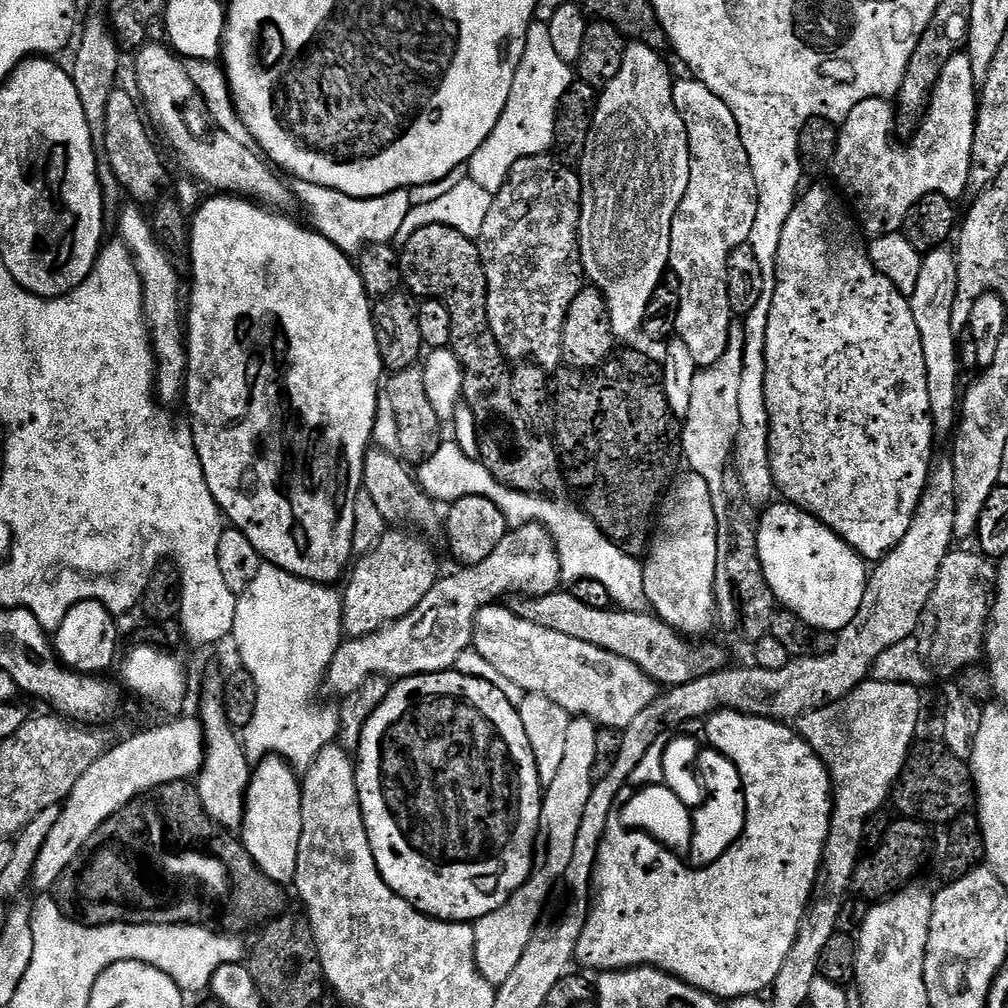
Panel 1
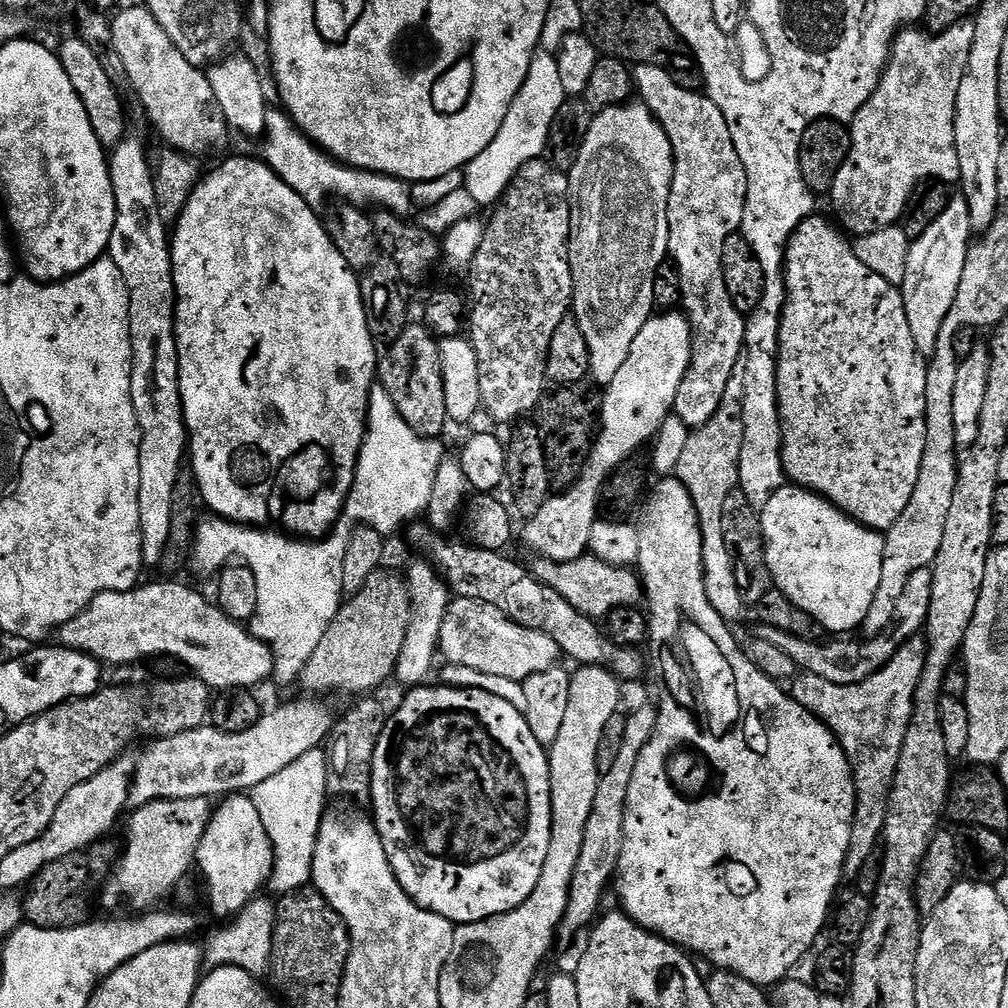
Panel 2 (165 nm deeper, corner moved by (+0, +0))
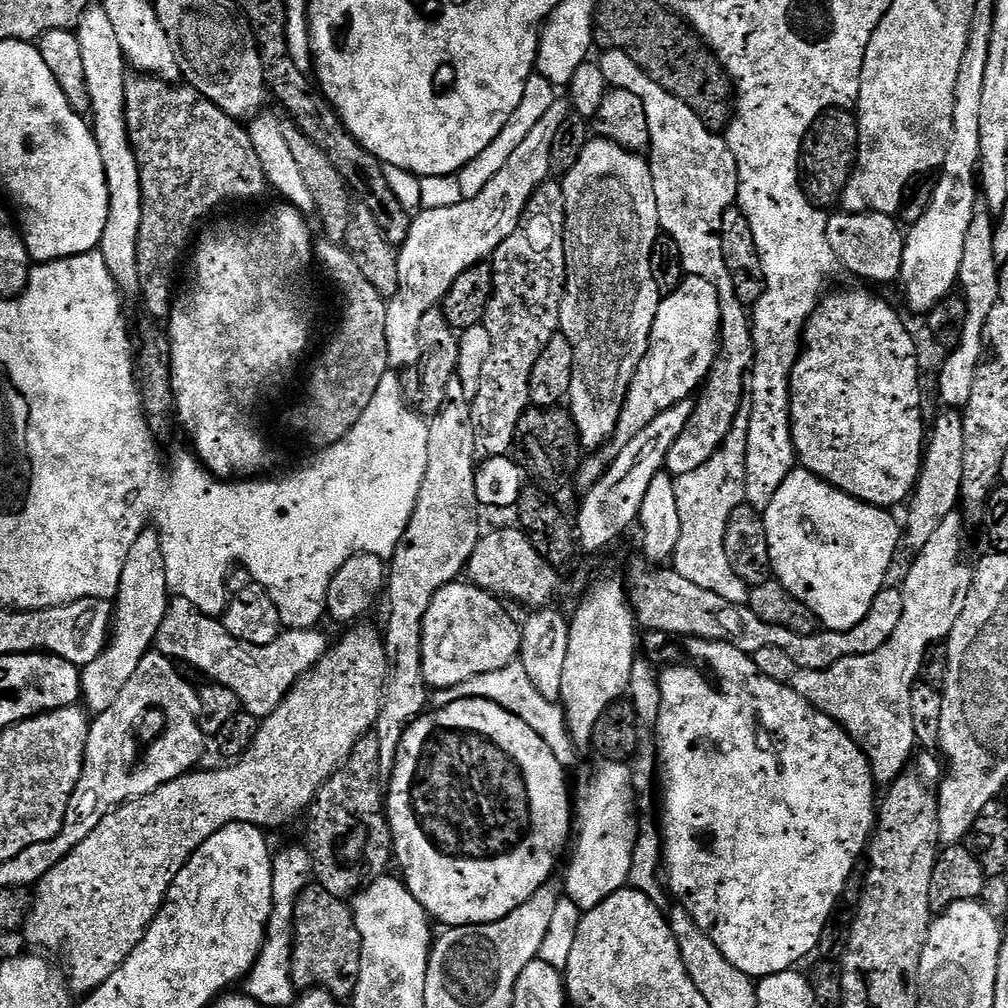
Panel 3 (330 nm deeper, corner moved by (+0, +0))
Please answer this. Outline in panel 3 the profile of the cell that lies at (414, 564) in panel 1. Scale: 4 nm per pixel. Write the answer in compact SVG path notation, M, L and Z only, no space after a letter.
M360 622L349 627L345 631L348 633L337 644L335 641L334 646L329 647L327 654L294 685L283 702L269 716L263 717L256 740L245 756L224 766L228 768L216 768L213 772L200 772L201 770L185 772L184 775L158 786L158 790L145 796L139 796L136 800L130 800L127 804L121 804L110 814L106 814L106 818L102 818L102 822L98 822L98 826L94 826L90 838L78 842L78 846L74 846L74 850L70 850L70 854L66 854L66 858L62 858L62 862L58 862L58 866L54 866L54 870L50 870L50 874L43 876L40 883L35 885L32 907L26 917L22 936L25 936L36 947L33 949L49 948L50 951L57 952L69 964L66 972L70 977L71 987L77 993L80 991L80 994L87 994L93 992L98 986L102 986L102 982L106 982L106 978L110 978L118 970L118 966L122 966L122 962L126 962L134 954L134 950L144 941L146 930L154 922L156 915L160 913L160 908L164 904L164 899L174 878L178 878L178 874L184 869L186 862L198 850L198 846L202 846L202 842L206 842L206 838L218 834L218 830L222 830L228 824L252 824L255 828L271 830L271 828L280 828L283 824L290 823L295 816L302 815L301 817L303 817L306 810L311 809L324 783L339 768L348 763L356 743L375 729L382 710L384 690L388 683L388 645L385 633L381 629L379 632L374 625L368 623Z

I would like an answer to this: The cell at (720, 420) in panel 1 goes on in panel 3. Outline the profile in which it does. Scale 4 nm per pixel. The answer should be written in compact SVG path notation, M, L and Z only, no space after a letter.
M741 414L736 417L734 426L723 447L698 468L692 470L690 474L675 477L676 493L678 494L678 518L682 518L682 538L676 547L674 557L674 570L682 574L682 578L690 578L694 586L702 586L702 590L710 590L713 594L719 594L721 598L735 604L747 604L749 585L734 574L734 566L730 566L730 558L726 554L726 530L730 522L730 514L739 504L745 503L746 494L746 446L748 445L748 421L747 415Z

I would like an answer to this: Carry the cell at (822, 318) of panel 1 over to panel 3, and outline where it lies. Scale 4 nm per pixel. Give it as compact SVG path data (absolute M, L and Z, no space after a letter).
M852 288L849 292L836 292L833 296L828 294L821 299L819 307L804 328L802 351L792 372L792 434L795 452L802 467L855 500L888 510L893 507L891 504L903 505L911 497L926 453L924 412L920 409L920 360L916 357L916 344L903 318L882 297Z

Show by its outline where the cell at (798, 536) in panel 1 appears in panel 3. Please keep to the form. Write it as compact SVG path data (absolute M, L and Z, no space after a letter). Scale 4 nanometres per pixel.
M796 466L786 482L778 486L778 494L774 494L770 506L762 512L775 579L782 586L786 586L786 590L790 590L790 594L794 594L798 602L810 606L810 610L814 610L827 631L845 632L858 626L858 622L862 622L862 618L870 614L874 598L878 598L880 591L885 588L887 580L884 579L892 568L892 559L900 546L902 548L902 524L892 514L891 511L877 508L874 504L855 500L813 472Z

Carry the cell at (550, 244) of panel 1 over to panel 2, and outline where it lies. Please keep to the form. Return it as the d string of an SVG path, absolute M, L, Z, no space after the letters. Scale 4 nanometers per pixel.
M544 158L529 160L526 166L522 166L522 170L518 170L516 176L511 177L508 186L509 188L504 192L504 201L497 206L496 213L490 218L487 217L484 237L470 265L470 271L472 271L472 296L470 292L470 332L472 328L472 333L470 333L470 339L478 358L480 402L483 411L485 413L488 411L498 423L511 425L513 422L527 417L524 416L527 412L528 415L535 413L536 406L540 403L540 397L545 395L546 377L544 371L550 350L550 338L554 338L554 330L558 330L558 326L569 315L572 306L572 271L568 261L568 241L572 239L574 227L574 204L568 191L567 175L552 167Z

